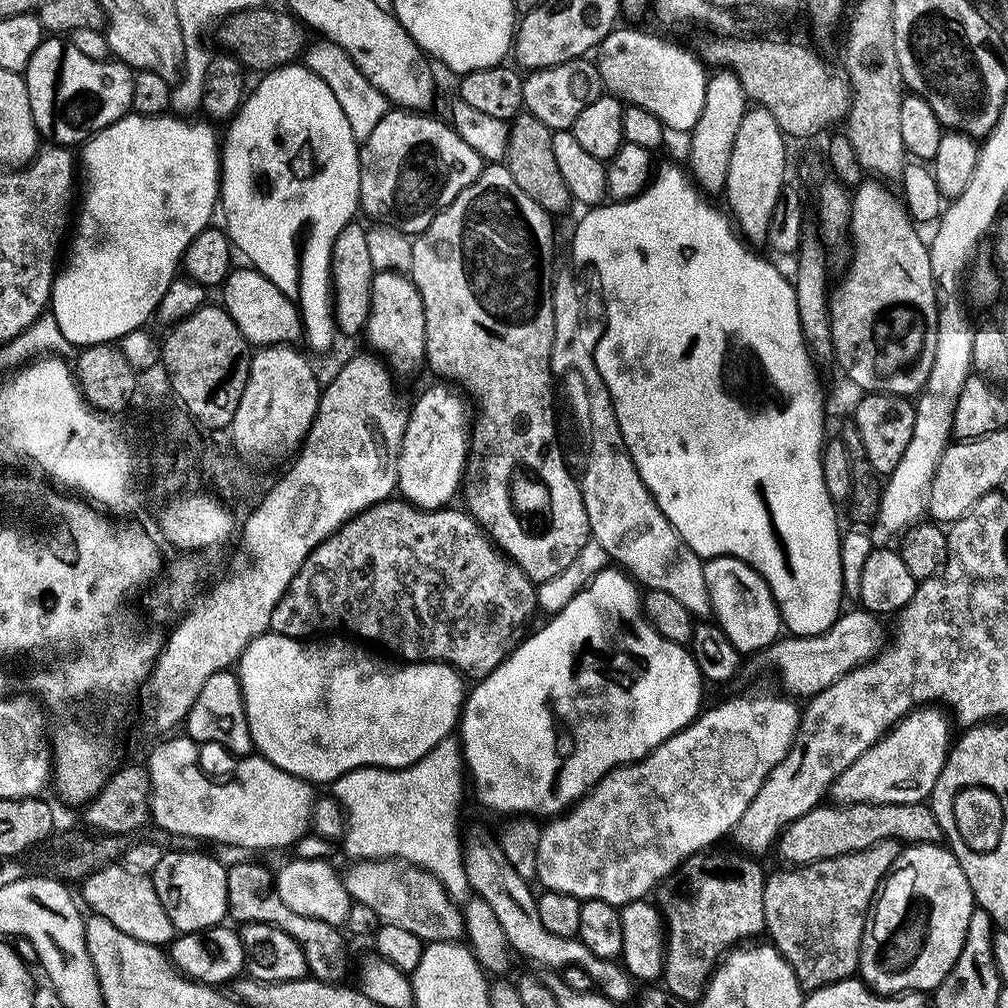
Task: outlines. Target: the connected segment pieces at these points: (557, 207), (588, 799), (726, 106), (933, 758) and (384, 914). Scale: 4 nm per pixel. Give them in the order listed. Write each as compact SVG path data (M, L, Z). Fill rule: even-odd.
M523 112L514 119L511 125L510 146L506 166L514 175L514 180L530 198L534 199L549 215L558 216L566 213L574 201L562 170L554 155L554 134L542 125L533 115Z
M654 749L646 759L638 761L637 764L627 764L624 768L616 768L587 796L577 800L567 812L549 819L543 825L538 842L536 880L544 883L543 887L547 891L573 896L575 900L581 902L597 900L621 910L628 904L639 904L645 898L651 897L656 889L691 856L697 856L700 852L719 845L716 843L723 836L731 835L738 822L742 820L742 814L746 814L754 798L758 796L758 790L762 790L762 786L767 782L769 774L786 757L788 755L785 752L659 752L658 749Z
M729 69L713 73L708 81L704 110L689 139L691 142L688 168L701 191L709 195L719 195L725 191L732 150L747 111L748 99L737 75Z
M929 706L924 709L917 709L915 712L912 712L911 715L907 716L906 719L901 720L895 728L892 729L883 739L879 741L875 746L866 752L858 761L854 763L853 766L850 766L850 769L846 770L845 774L839 776L836 779L835 786L831 790L831 797L836 798L836 802L841 805L850 805L850 804L868 804L868 805L916 805L927 803L933 794L934 786L937 785L938 778L941 777L942 770L945 768L945 763L948 760L948 753L951 751L951 745L954 740L954 735L952 736L950 732L950 726L952 727L949 717L936 706Z
M402 860L357 861L350 867L352 868L348 872L345 871L343 877L347 893L355 903L374 910L381 923L409 927L411 932L426 944L459 943L465 937L465 919L461 907L432 873L423 868L409 866ZM410 914L416 920L424 914L421 923L410 924Z

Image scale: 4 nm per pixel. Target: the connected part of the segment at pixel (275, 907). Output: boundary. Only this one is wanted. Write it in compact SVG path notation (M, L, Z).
M254 862L228 868L228 914L233 921L236 919L235 923L240 926L265 924L290 934L294 942L303 946L308 959L309 973L315 979L327 984L349 983L348 944L344 941L345 933L337 925L318 922L318 918L294 914L294 910L290 910L286 902L282 902L282 894L278 894L276 889L276 876L270 869Z

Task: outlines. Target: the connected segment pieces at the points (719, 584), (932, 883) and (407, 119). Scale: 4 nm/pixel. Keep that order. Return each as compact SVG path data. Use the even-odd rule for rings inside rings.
M720 556L704 565L706 590L712 603L711 615L729 642L741 654L763 653L772 647L782 636L782 621L776 600L764 577L748 564L733 560L731 556Z
M918 844L905 847L901 851L899 858L896 859L895 868L892 869L888 879L882 885L882 891L879 893L874 905L874 911L871 913L868 922L868 929L864 932L860 950L859 979L865 982L873 992L880 993L882 996L901 996L903 992L935 993L936 989L942 986L942 982L946 982L950 970L954 970L958 958L962 958L962 950L966 946L970 922L977 911L976 895L974 890L970 890L970 882L966 878L966 870L962 870L962 866L953 852L940 844Z
M411 110L389 111L360 150L360 207L377 225L387 226L415 238L442 214L484 173L486 161L459 137L451 123L431 120L431 115Z

